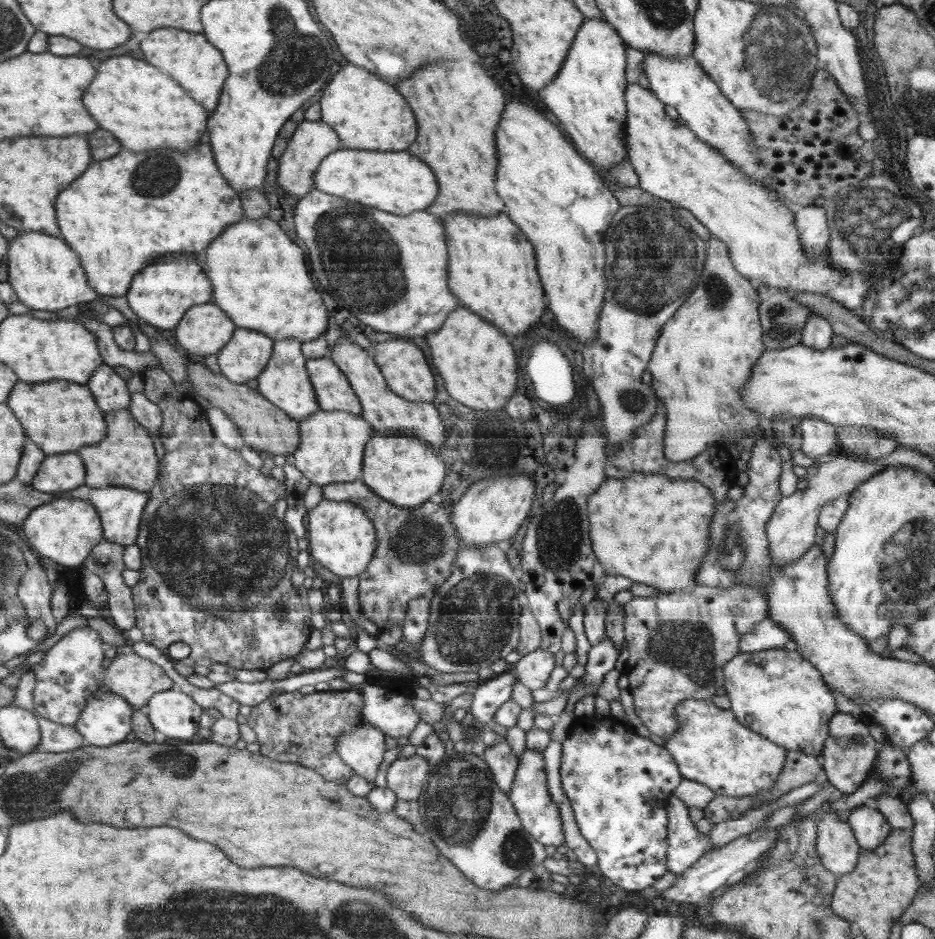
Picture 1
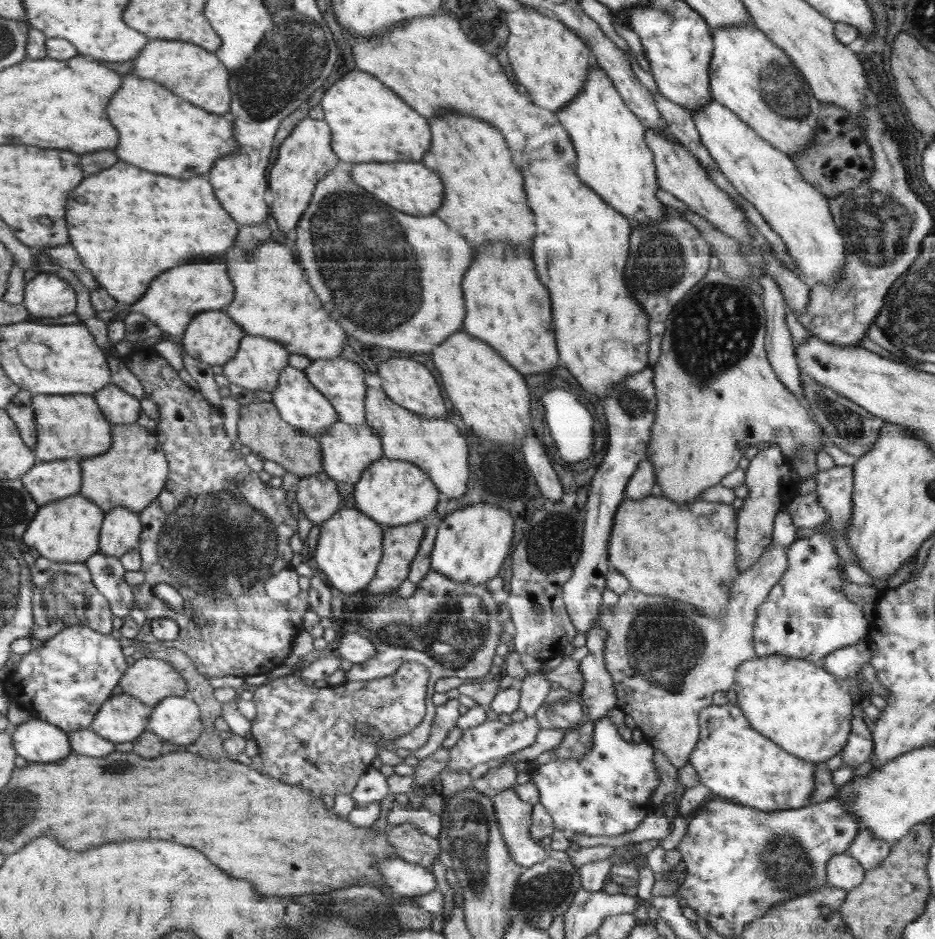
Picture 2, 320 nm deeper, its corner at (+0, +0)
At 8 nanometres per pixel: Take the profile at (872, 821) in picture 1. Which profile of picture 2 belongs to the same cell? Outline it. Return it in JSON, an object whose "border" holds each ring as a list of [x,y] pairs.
{"border":[[[860,828],[858,836],[846,851],[866,871],[876,868],[889,855],[891,846],[885,840],[876,838],[870,830]]]}

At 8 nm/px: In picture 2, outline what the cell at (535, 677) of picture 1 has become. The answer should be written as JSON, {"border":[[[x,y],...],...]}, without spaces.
{"border":[[[540,672],[528,673],[519,683],[519,709],[525,715],[535,716],[536,710],[542,706],[546,694],[550,692],[550,682],[548,678]]]}

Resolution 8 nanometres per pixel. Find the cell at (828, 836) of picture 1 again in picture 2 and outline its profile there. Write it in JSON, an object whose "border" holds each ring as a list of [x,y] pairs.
{"border":[[[847,851],[832,857],[827,864],[827,884],[847,892],[862,883],[864,874],[862,865]]]}

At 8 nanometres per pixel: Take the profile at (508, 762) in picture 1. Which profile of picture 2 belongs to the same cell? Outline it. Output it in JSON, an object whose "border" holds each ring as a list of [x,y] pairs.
{"border":[[[514,787],[502,790],[492,799],[501,824],[501,832],[514,861],[524,869],[544,861],[545,848],[540,848],[531,837],[530,814],[533,814],[533,804],[520,799]]]}

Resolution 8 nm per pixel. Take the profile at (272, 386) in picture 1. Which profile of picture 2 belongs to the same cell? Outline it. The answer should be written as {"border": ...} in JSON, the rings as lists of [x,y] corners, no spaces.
{"border":[[[288,365],[279,376],[279,385],[272,392],[272,401],[279,414],[287,423],[298,428],[304,434],[319,439],[323,432],[339,420],[339,413],[332,407],[330,400],[321,391],[312,386],[304,370]]]}

